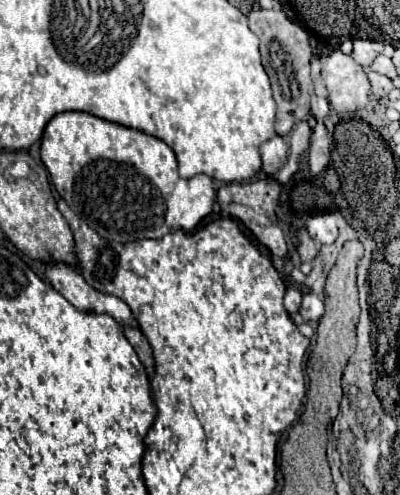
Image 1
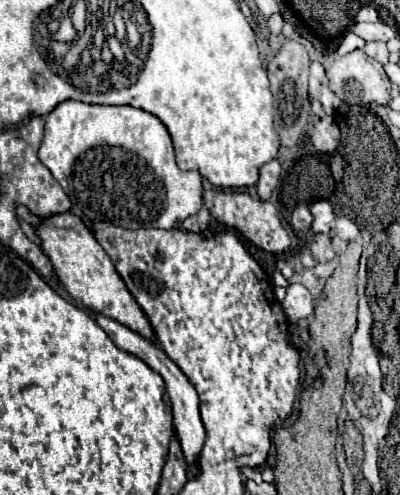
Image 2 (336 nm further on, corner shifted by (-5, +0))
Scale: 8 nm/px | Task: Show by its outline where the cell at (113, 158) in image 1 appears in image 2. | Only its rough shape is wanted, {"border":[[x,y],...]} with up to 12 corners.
{"border":[[76,100],[40,162],[72,210],[172,230],[202,208],[166,126]]}

